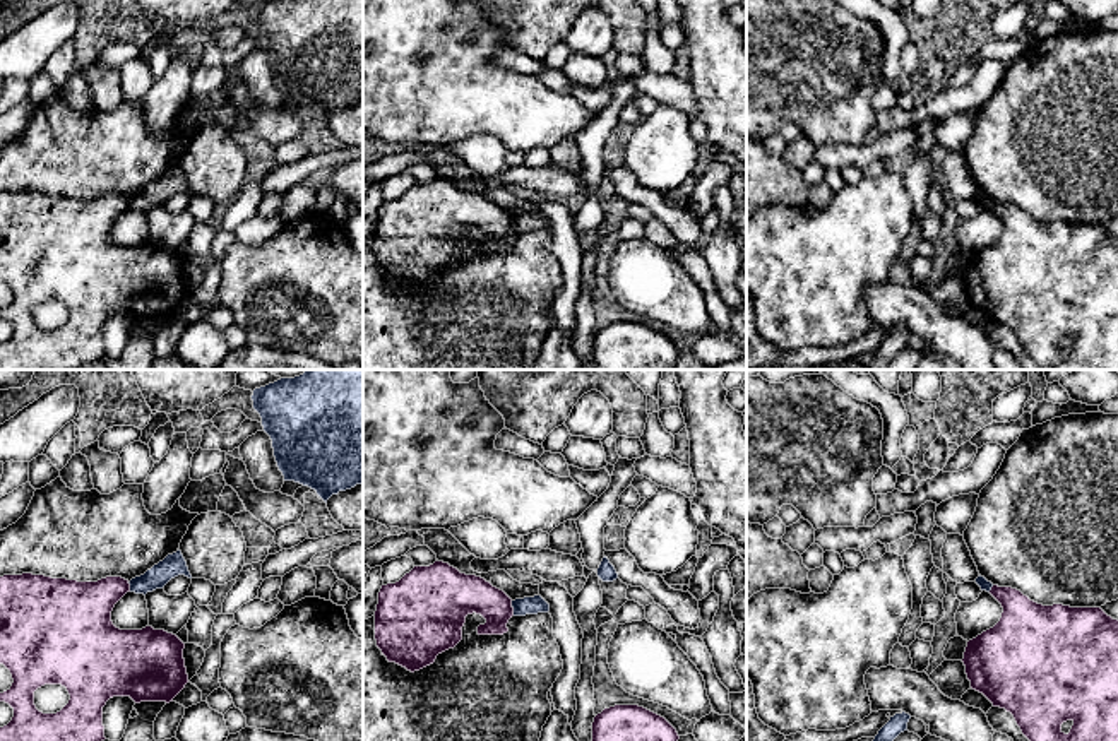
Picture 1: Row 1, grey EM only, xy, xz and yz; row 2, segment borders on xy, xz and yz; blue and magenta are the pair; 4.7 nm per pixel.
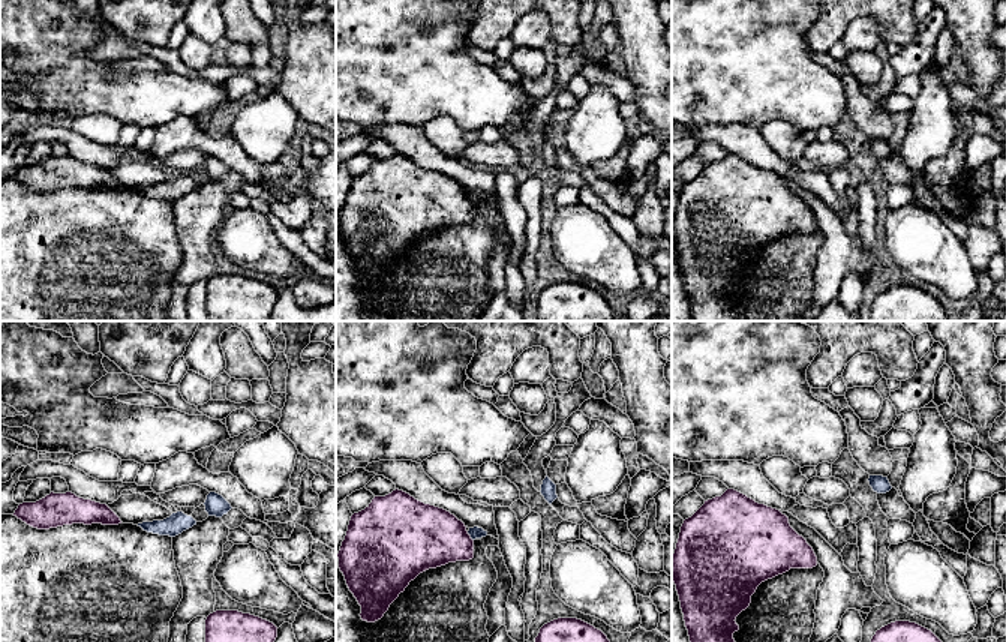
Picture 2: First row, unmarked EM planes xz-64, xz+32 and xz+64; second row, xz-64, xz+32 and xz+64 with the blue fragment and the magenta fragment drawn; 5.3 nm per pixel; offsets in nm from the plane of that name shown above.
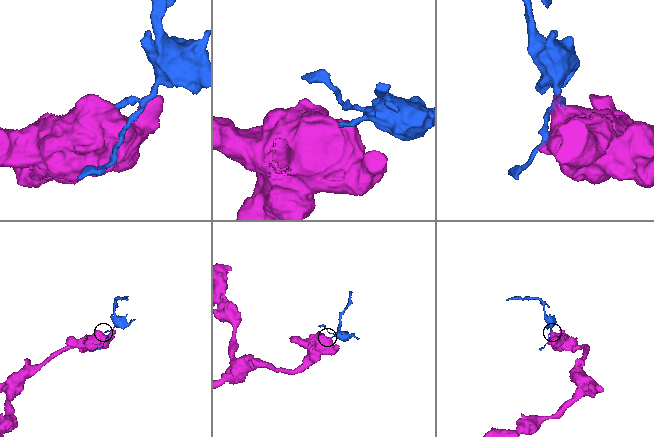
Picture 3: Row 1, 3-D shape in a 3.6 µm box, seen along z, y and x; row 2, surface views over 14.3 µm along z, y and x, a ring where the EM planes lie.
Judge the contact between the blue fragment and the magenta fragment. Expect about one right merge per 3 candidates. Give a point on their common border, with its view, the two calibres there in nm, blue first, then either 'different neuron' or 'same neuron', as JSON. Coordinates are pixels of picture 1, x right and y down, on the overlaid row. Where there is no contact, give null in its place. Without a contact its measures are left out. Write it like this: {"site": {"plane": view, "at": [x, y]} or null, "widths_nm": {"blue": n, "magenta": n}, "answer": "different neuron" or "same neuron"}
{"site": {"plane": "xz", "at": [512, 606]}, "widths_nm": {"blue": 80, "magenta": 200}, "answer": "different neuron"}

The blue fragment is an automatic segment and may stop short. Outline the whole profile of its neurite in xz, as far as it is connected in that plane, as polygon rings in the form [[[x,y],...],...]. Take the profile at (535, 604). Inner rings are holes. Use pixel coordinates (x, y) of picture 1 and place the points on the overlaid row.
[[[541,596],[515,599],[512,601],[512,608],[514,616],[526,616],[550,611],[550,604]]]

